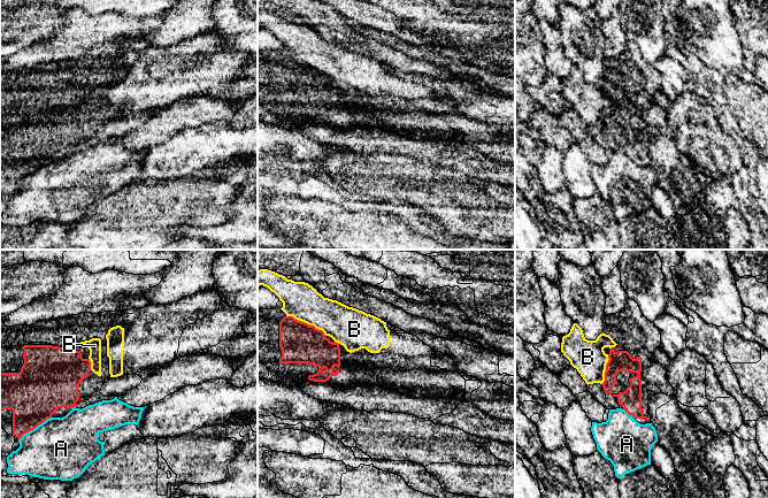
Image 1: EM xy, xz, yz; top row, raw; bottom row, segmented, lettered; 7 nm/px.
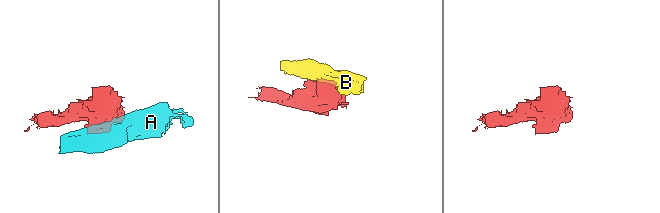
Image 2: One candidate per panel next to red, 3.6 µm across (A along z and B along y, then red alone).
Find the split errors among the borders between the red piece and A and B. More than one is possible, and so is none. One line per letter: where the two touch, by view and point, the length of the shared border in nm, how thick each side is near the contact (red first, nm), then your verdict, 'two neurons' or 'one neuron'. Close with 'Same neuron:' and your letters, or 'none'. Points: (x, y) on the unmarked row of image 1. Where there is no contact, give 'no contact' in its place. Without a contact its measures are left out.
A: xy (35, 169) | 280 nm | 380/440 nm | two neurons
B: xz (306, 66) | 320 nm | 280/260 nm | two neurons
Same neuron: none

